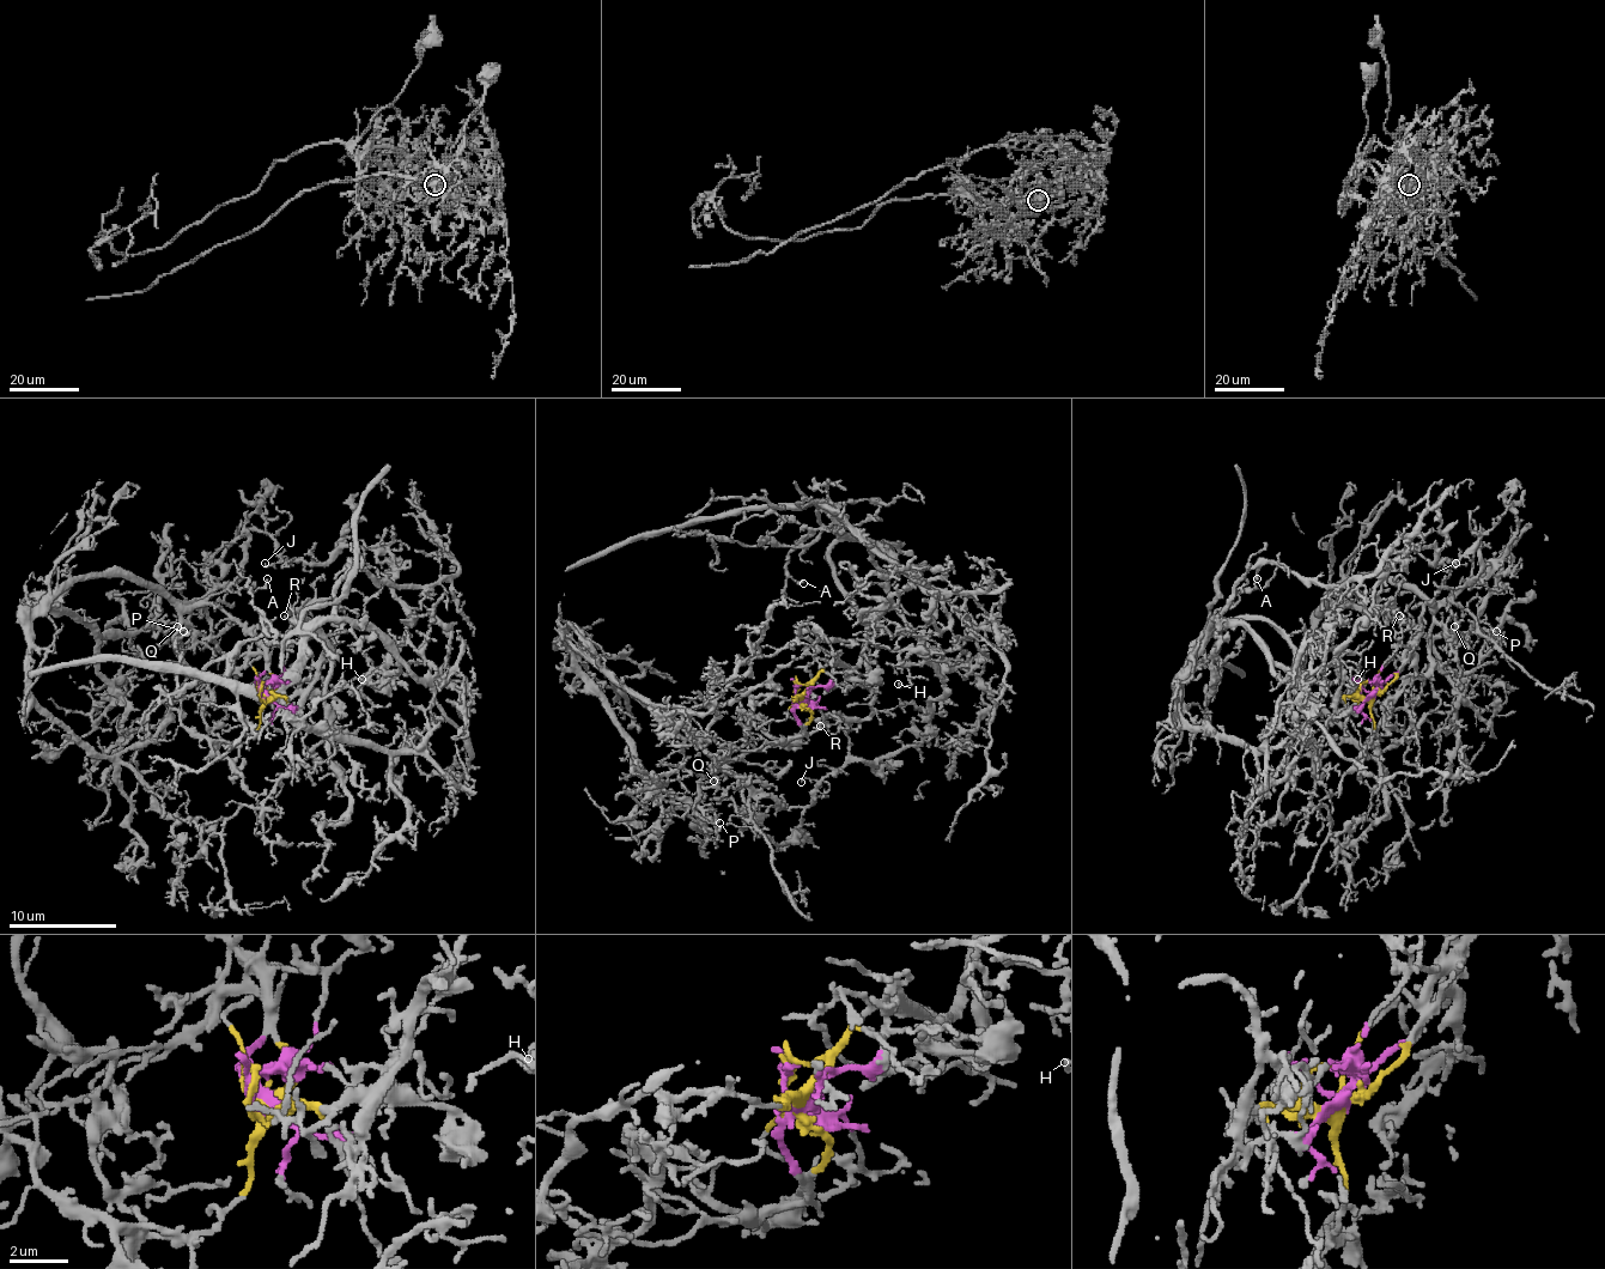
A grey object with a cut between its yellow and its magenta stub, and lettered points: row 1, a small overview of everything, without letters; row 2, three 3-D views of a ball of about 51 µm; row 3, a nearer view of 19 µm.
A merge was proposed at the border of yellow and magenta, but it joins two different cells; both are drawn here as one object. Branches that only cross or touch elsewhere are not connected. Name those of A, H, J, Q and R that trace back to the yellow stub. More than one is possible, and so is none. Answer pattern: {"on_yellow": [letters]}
{"on_yellow": ["A", "H", "J"]}

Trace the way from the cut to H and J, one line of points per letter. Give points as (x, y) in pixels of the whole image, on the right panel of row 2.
H: (1373, 696), (1338, 696), (1341, 661), (1265, 620), (1214, 623), (1356, 679)
J: (1373, 696), (1338, 696), (1341, 661), (1265, 620), (1214, 623), (1298, 672), (1327, 666), (1414, 547), (1457, 564)

